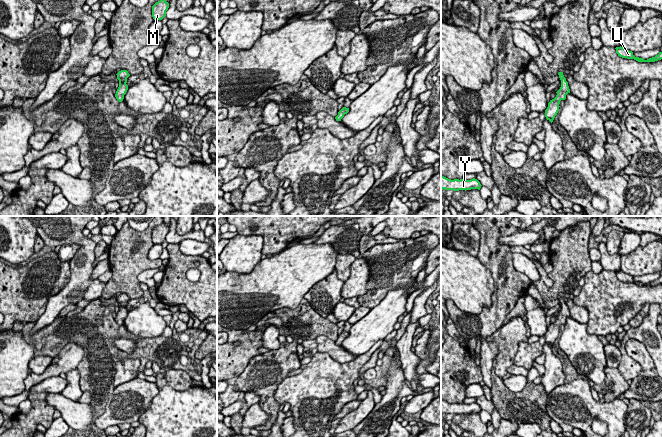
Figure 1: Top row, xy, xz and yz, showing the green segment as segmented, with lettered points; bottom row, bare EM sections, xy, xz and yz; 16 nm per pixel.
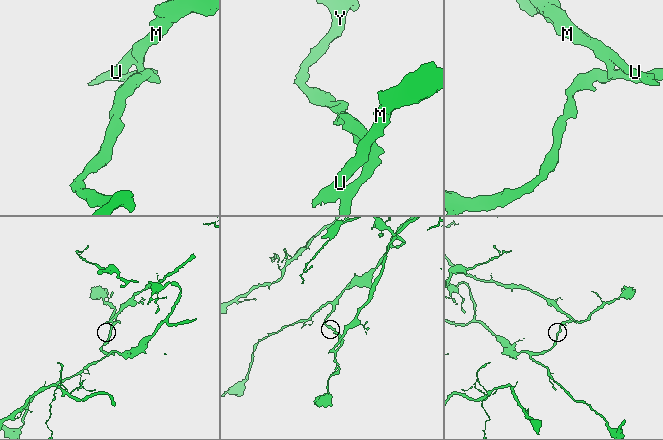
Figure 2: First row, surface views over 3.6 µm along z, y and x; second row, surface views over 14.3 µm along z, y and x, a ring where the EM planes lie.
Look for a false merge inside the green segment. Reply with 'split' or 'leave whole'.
split

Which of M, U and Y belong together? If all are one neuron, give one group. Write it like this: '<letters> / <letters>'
M U / Y

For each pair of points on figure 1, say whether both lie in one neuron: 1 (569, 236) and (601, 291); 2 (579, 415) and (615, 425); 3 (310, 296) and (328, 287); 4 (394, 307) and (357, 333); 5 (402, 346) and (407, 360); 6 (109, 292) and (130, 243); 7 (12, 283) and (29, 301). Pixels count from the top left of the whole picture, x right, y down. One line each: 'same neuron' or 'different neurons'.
1: different neurons
2: same neuron
3: same neuron
4: same neuron
5: same neuron
6: same neuron
7: same neuron

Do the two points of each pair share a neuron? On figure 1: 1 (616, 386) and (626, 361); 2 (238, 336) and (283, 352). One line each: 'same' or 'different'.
1: different
2: different

